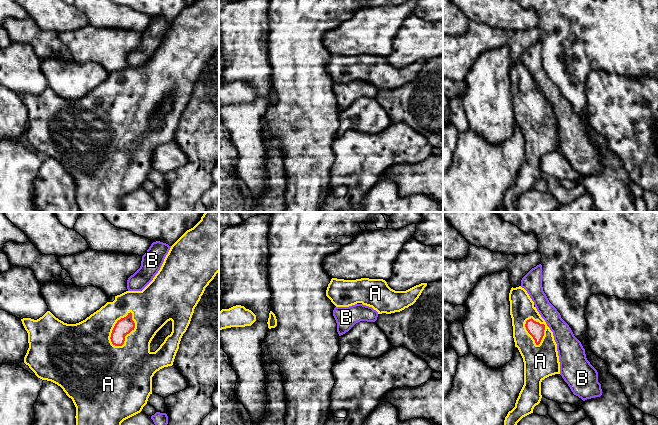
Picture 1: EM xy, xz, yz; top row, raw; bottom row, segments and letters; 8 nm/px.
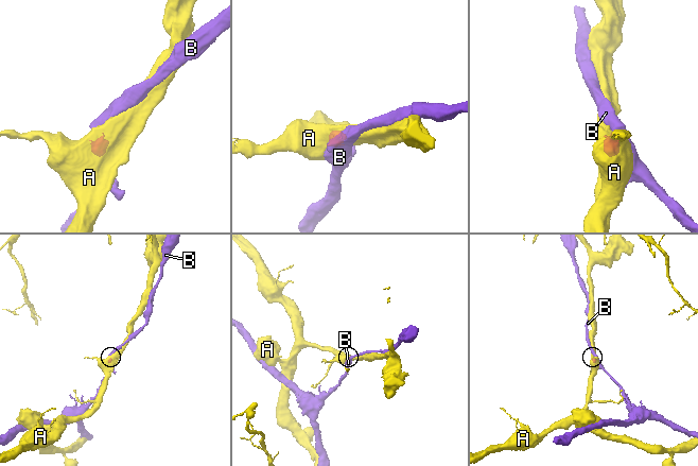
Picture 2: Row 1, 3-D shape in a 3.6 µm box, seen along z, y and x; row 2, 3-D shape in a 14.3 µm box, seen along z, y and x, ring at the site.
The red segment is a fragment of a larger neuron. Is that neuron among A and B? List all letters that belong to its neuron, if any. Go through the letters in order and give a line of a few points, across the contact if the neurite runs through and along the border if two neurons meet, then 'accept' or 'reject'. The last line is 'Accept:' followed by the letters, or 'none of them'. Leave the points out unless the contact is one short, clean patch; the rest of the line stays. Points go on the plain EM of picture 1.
A: xy (124, 102), (114, 103), (88, 120) | accept
B: yz (547, 99), (549, 102) | reject
Accept: A

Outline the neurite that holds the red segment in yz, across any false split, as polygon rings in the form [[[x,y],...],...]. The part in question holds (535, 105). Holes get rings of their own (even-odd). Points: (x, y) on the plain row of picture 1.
[[[521,62],[509,69],[513,114],[524,138],[524,161],[515,183],[504,196],[506,212],[517,212],[515,203],[541,177],[541,158],[560,150],[557,120],[549,101],[541,93],[527,67]]]

